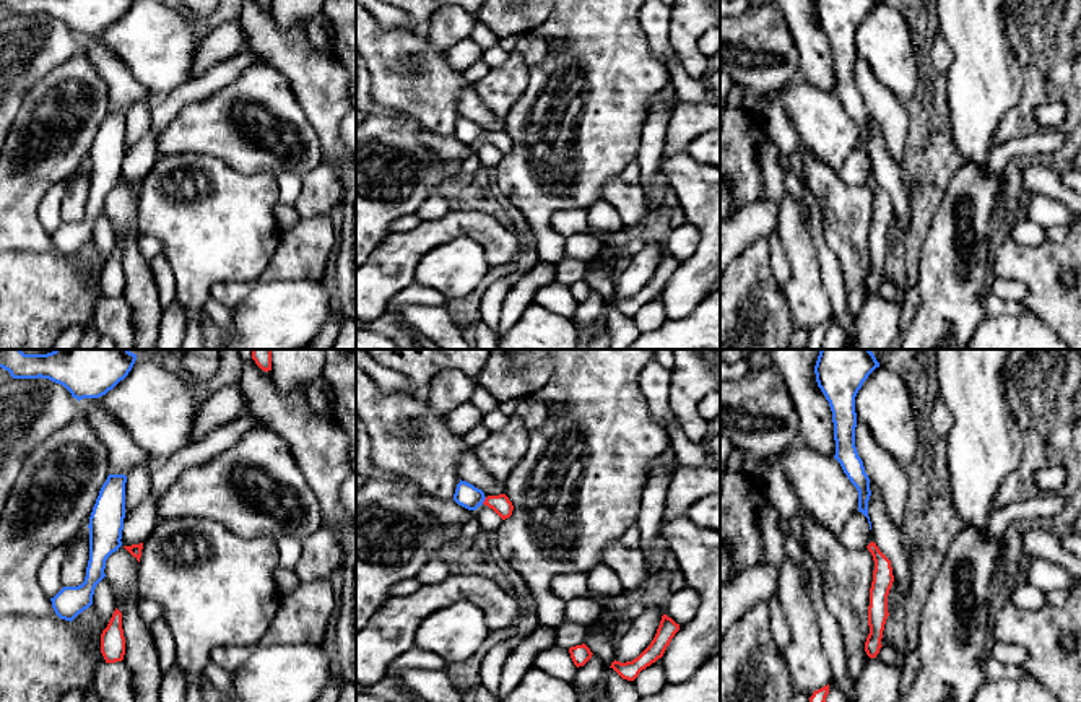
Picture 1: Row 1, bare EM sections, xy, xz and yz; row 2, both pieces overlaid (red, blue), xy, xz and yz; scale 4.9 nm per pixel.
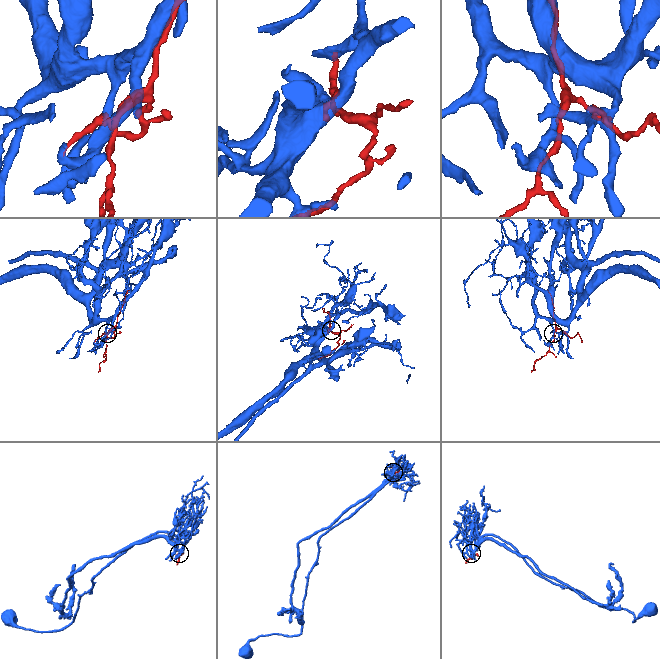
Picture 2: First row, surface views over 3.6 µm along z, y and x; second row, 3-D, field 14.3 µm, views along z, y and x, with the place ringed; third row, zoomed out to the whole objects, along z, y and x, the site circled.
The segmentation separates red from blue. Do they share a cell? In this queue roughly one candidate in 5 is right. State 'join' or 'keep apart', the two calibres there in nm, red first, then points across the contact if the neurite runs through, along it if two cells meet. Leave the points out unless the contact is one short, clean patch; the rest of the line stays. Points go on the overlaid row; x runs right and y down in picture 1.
keep apart; calibres 90 and 120 nm; border xz (486, 498), (481, 502)

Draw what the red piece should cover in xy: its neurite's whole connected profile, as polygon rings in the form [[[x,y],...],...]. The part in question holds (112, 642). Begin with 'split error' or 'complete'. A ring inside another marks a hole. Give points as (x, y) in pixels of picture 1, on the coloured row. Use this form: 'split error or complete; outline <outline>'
complete; outline [[[115,608],[107,627],[101,634],[101,653],[106,663],[122,661],[125,655],[125,637],[122,613]]]

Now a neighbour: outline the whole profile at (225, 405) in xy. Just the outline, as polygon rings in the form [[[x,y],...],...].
[[[239,384],[215,392],[202,406],[193,421],[192,442],[200,440],[213,429],[244,414],[245,396]]]

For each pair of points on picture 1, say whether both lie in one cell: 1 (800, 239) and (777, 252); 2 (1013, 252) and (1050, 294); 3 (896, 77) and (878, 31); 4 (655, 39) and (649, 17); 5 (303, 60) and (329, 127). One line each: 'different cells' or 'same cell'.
1: different cells
2: same cell
3: same cell
4: same cell
5: same cell

